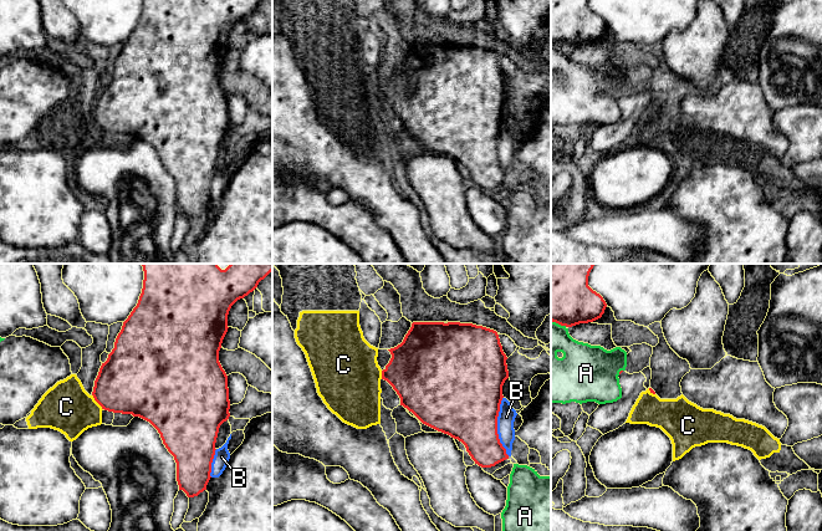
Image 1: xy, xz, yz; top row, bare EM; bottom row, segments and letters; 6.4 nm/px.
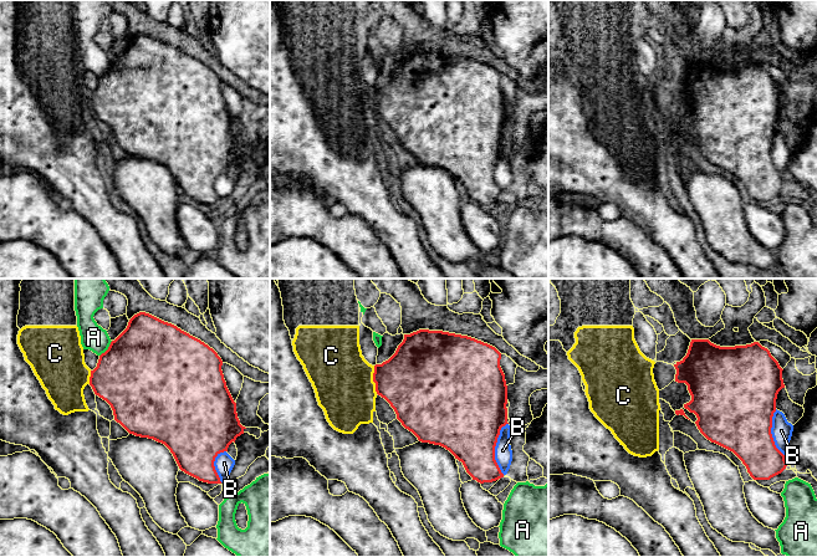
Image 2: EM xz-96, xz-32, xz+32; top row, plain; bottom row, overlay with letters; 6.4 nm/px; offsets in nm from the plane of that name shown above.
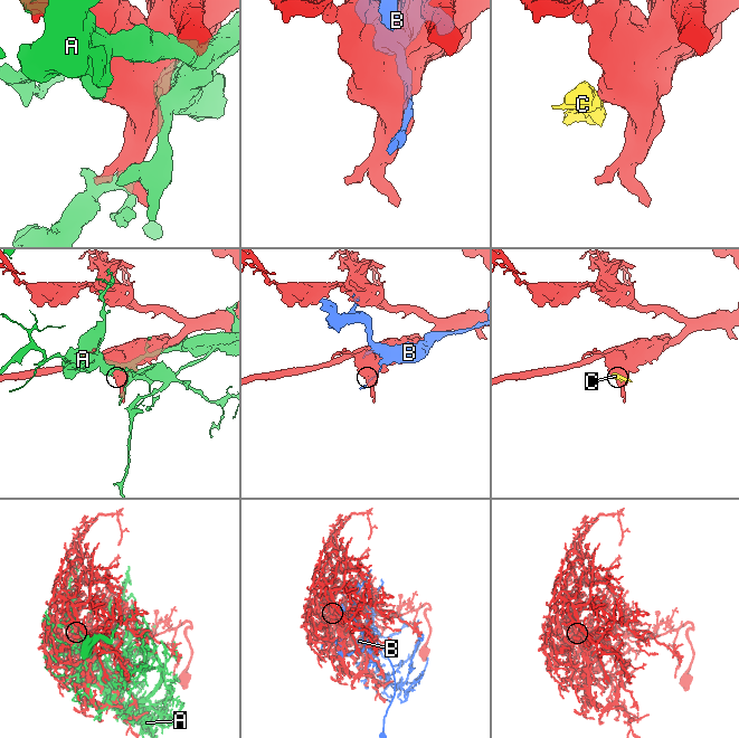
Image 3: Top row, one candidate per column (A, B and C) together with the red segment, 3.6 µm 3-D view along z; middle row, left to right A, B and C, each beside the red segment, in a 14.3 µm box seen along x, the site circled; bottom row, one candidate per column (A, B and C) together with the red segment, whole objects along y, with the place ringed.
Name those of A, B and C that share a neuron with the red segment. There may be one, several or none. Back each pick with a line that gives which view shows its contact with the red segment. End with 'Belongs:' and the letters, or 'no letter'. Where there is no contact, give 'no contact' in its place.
Belongs: no letter

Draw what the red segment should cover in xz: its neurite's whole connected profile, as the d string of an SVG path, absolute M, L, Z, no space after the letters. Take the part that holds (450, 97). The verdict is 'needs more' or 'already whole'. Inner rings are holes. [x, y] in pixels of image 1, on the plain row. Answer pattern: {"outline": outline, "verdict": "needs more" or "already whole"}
{"outline": "M413 44L403 63L388 72L392 80L382 92L382 101L397 113L400 127L423 145L461 163L475 185L481 189L491 189L509 180L497 155L502 107L509 99L509 92L507 78L496 52L473 45Z", "verdict": "already whole"}

